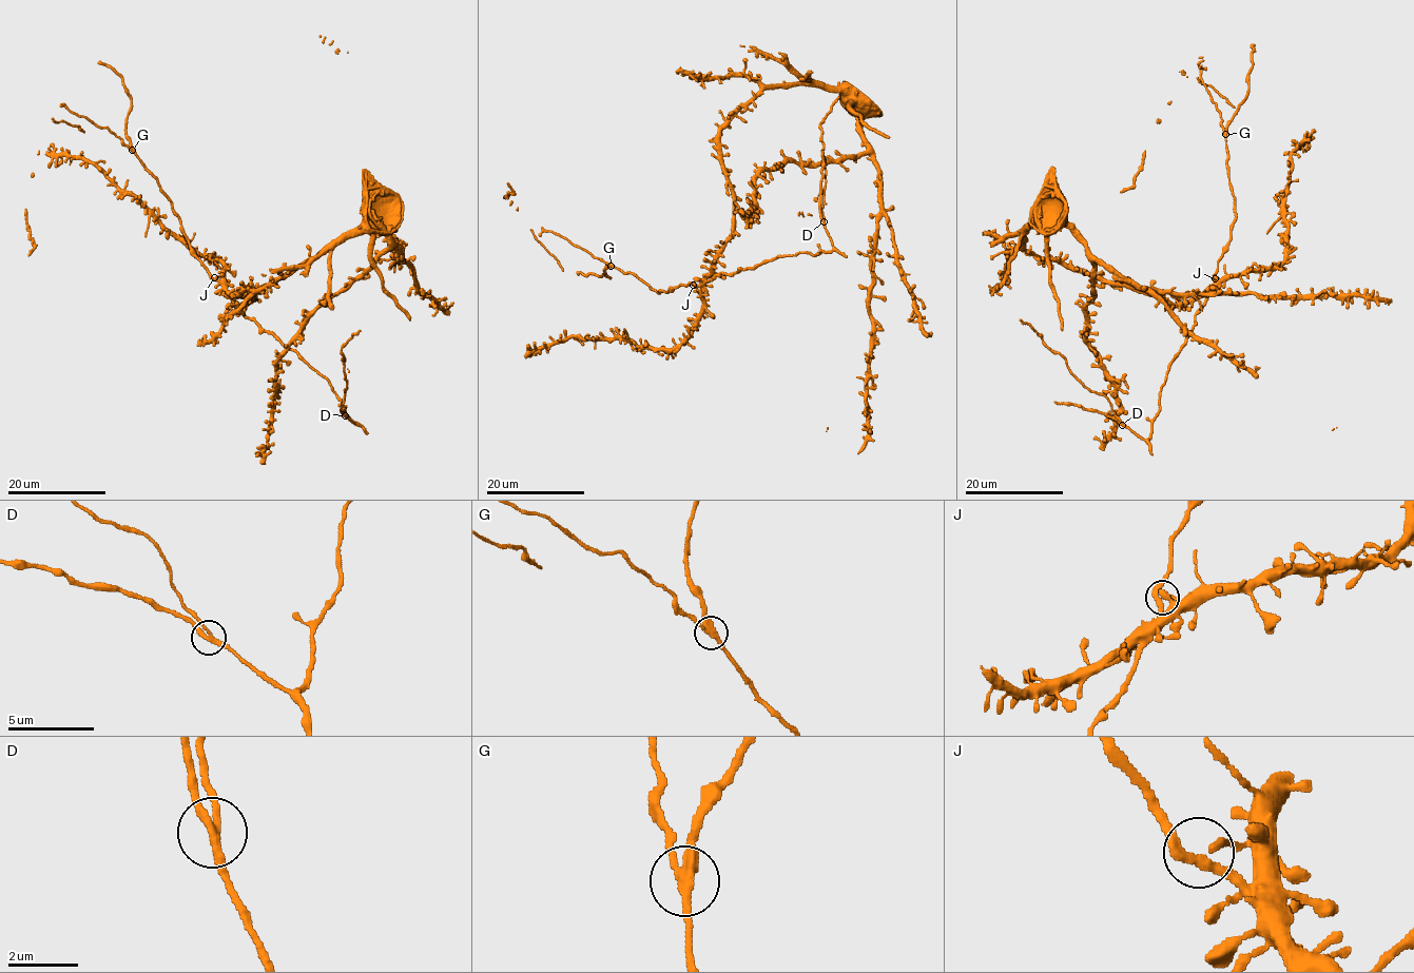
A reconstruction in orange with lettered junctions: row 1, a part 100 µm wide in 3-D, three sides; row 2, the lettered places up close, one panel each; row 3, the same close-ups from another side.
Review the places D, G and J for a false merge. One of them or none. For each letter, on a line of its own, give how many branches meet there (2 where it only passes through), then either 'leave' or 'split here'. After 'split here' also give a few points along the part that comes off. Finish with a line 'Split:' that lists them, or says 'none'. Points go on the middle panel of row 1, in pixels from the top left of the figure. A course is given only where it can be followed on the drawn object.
D: 3 | leave
G: 3 | split here
J: 3 | leave
Split: G

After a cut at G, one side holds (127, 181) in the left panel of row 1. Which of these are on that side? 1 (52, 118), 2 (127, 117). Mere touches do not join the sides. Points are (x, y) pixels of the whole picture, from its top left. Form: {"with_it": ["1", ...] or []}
{"with_it": ["2"]}

